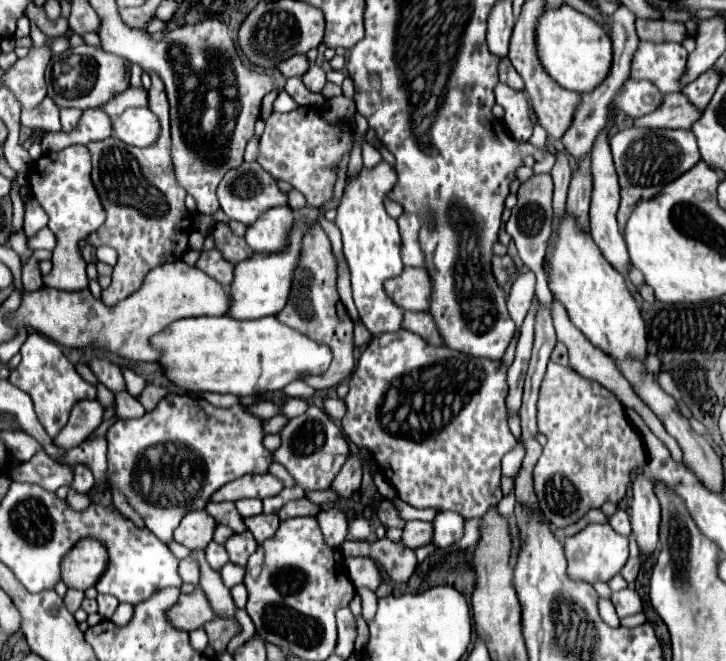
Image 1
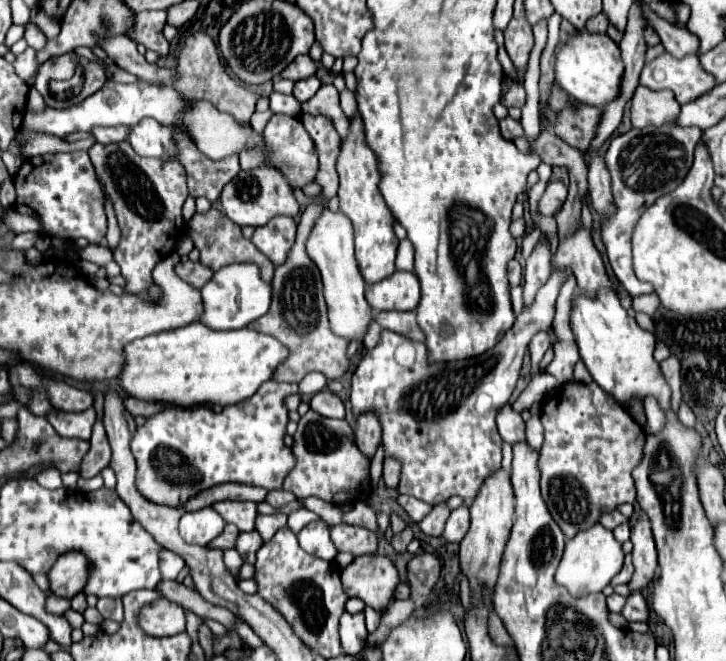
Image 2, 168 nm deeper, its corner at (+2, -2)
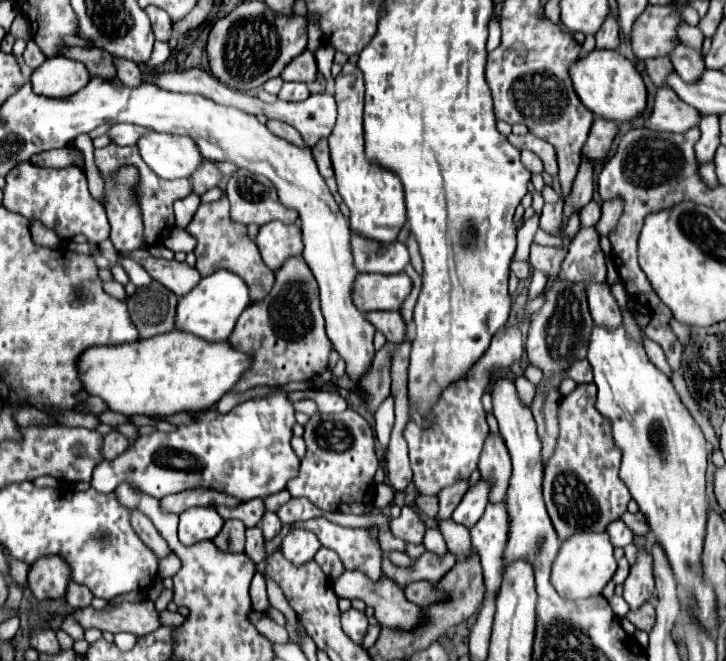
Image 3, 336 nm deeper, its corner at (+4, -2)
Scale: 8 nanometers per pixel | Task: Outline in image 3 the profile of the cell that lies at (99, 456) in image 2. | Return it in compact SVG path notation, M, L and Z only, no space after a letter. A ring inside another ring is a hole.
M110 432L108 436L104 436L104 444L102 444L102 454L104 458L112 460L118 454L122 454L128 448L128 438L122 436L120 432Z

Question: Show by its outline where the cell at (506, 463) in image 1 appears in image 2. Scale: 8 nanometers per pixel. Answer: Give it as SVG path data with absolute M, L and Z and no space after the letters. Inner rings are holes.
M506 404L506 406L502 408L502 414L498 414L496 422L498 422L498 430L500 430L502 440L508 442L510 446L514 446L514 444L526 440L524 420L522 420L520 414L516 414L516 412L512 410L510 404Z

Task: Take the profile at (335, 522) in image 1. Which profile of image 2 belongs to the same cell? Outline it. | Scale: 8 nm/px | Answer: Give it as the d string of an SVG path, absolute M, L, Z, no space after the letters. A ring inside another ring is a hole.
M316 520L304 526L304 530L298 532L298 542L306 552L324 560L334 560L338 554L334 542L330 542L330 524L324 520Z

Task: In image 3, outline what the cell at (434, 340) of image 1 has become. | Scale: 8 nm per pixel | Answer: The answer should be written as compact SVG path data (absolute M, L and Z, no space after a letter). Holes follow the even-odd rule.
M368 312L366 318L368 318L368 322L372 322L372 326L378 332L382 332L386 336L388 342L400 344L404 340L406 324L404 324L400 312Z

